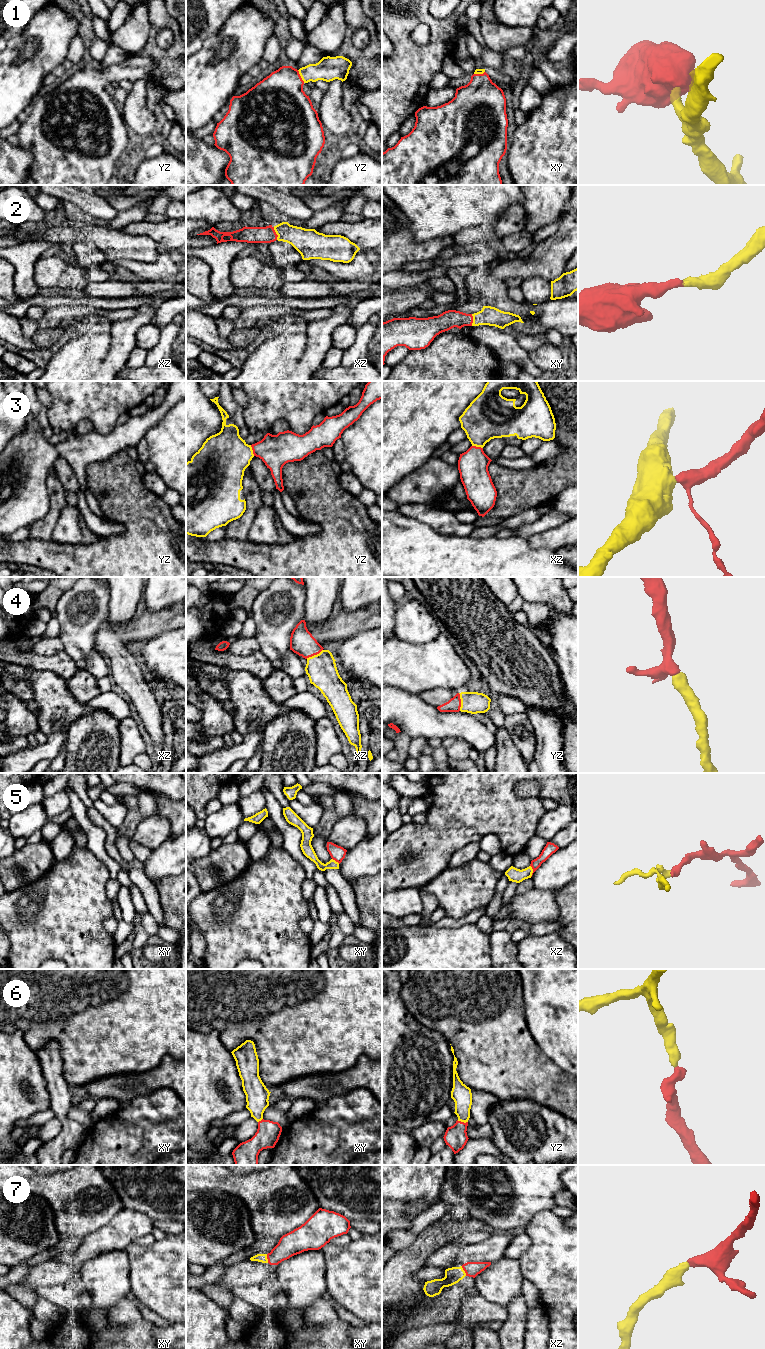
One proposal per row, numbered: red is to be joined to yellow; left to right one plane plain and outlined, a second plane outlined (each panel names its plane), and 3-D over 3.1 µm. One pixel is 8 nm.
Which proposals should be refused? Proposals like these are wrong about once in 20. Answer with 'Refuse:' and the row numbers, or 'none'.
Refuse: 5

